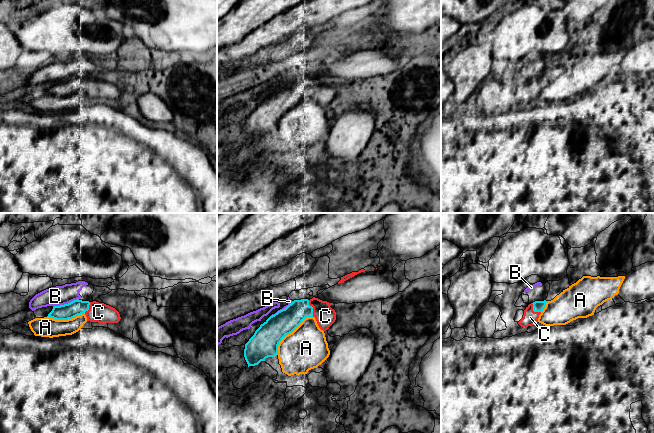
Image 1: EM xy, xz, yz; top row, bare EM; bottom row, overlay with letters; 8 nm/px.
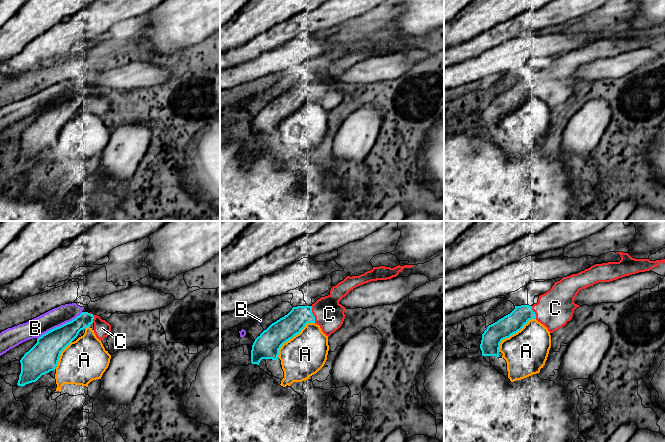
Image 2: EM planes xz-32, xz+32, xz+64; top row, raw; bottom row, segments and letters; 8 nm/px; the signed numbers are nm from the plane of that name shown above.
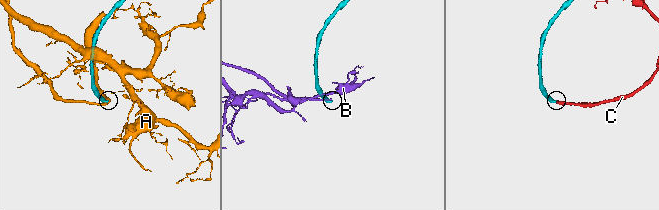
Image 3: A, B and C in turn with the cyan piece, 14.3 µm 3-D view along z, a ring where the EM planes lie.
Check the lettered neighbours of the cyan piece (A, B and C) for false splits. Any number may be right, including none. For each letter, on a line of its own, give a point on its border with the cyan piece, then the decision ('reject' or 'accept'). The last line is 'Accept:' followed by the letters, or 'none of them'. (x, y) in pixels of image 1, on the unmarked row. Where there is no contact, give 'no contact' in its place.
A: contact xz (289, 109); reject
B: contact xy (65, 80); reject
C: contact xz (312, 84); accept
Accept: C

